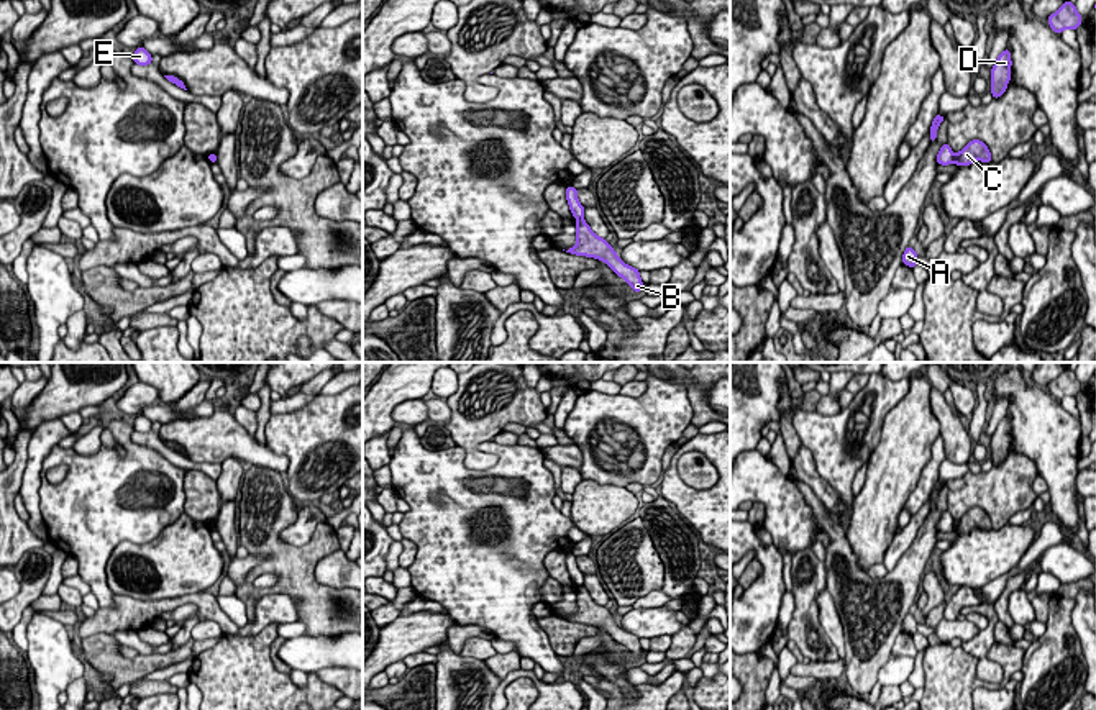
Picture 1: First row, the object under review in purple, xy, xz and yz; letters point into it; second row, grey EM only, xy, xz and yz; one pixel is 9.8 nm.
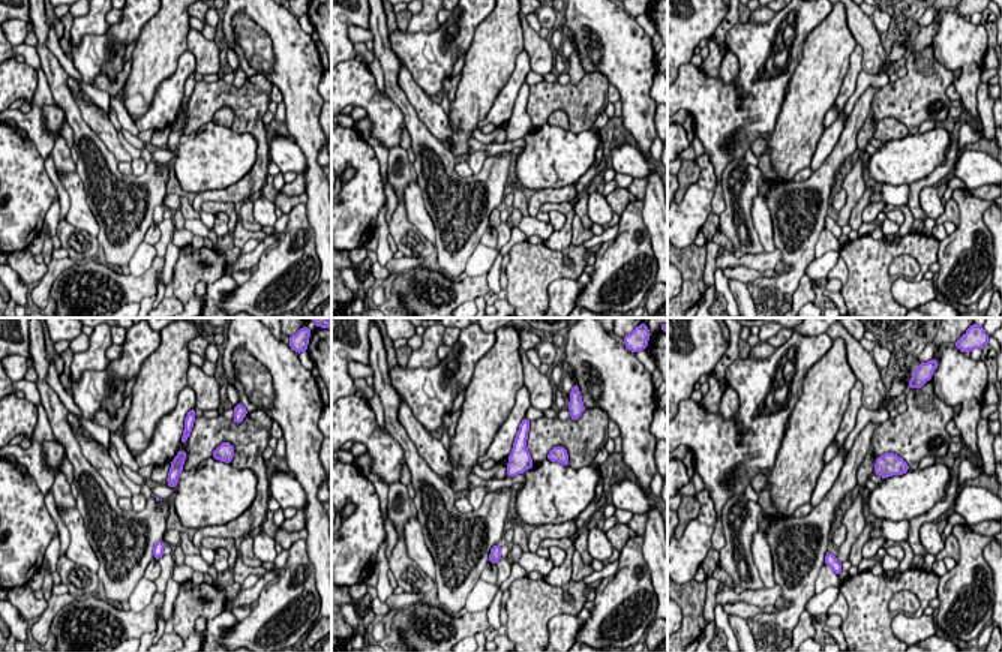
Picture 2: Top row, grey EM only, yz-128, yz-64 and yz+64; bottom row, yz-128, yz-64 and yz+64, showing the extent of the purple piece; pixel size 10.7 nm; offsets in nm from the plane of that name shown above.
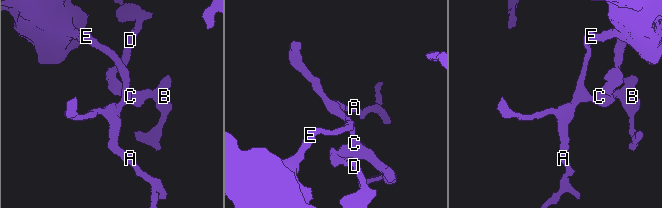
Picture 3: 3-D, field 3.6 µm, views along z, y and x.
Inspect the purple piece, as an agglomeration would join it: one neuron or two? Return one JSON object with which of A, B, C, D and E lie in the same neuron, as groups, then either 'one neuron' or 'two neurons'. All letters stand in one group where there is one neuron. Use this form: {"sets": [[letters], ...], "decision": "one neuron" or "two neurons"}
{"sets": [["A", "E"], ["B", "C", "D"]], "decision": "two neurons"}

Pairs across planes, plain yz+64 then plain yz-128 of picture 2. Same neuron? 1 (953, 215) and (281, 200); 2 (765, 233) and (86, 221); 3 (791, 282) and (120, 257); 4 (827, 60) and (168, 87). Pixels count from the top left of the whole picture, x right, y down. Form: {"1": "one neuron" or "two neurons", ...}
{"1": "one neuron", "2": "one neuron", "3": "one neuron", "4": "two neurons"}

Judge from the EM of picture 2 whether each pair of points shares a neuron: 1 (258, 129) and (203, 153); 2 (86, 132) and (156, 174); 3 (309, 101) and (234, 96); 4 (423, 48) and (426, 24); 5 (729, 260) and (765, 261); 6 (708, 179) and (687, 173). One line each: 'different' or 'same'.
1: different
2: same
3: different
4: different
5: same
6: different

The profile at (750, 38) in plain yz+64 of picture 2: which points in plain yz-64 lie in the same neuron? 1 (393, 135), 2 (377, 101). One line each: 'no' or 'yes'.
1: yes
2: yes

